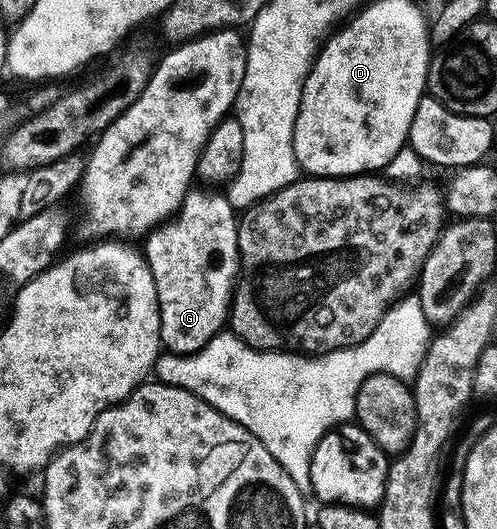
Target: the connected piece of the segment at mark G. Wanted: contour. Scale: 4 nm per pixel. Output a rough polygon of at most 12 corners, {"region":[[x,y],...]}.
{"region":[[192,189],[146,236],[161,341],[192,355],[228,326],[239,224]]}

